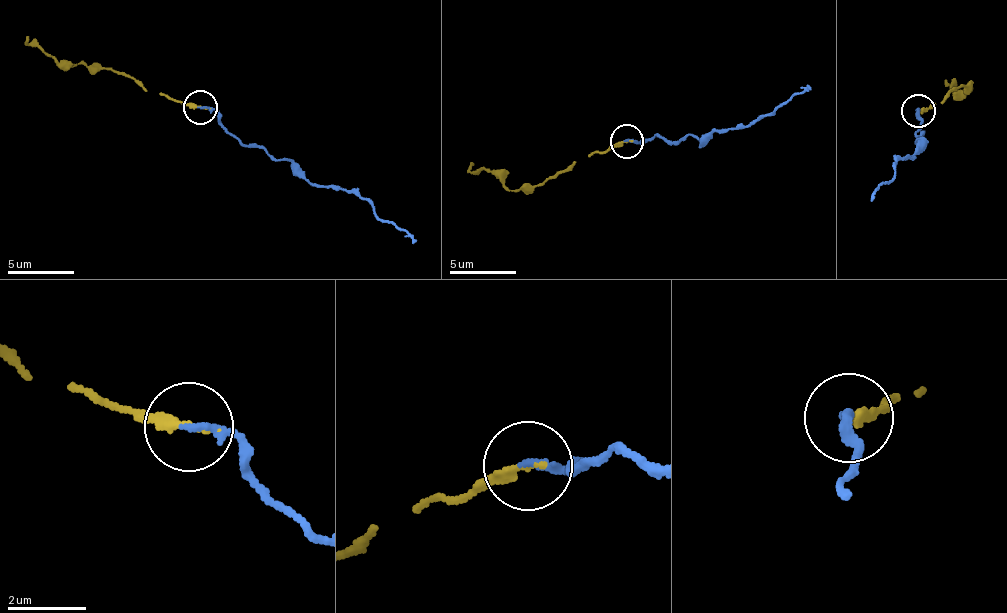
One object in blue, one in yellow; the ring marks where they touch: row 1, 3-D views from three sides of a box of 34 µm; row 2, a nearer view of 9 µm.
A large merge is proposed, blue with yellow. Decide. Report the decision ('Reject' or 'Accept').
Accept

